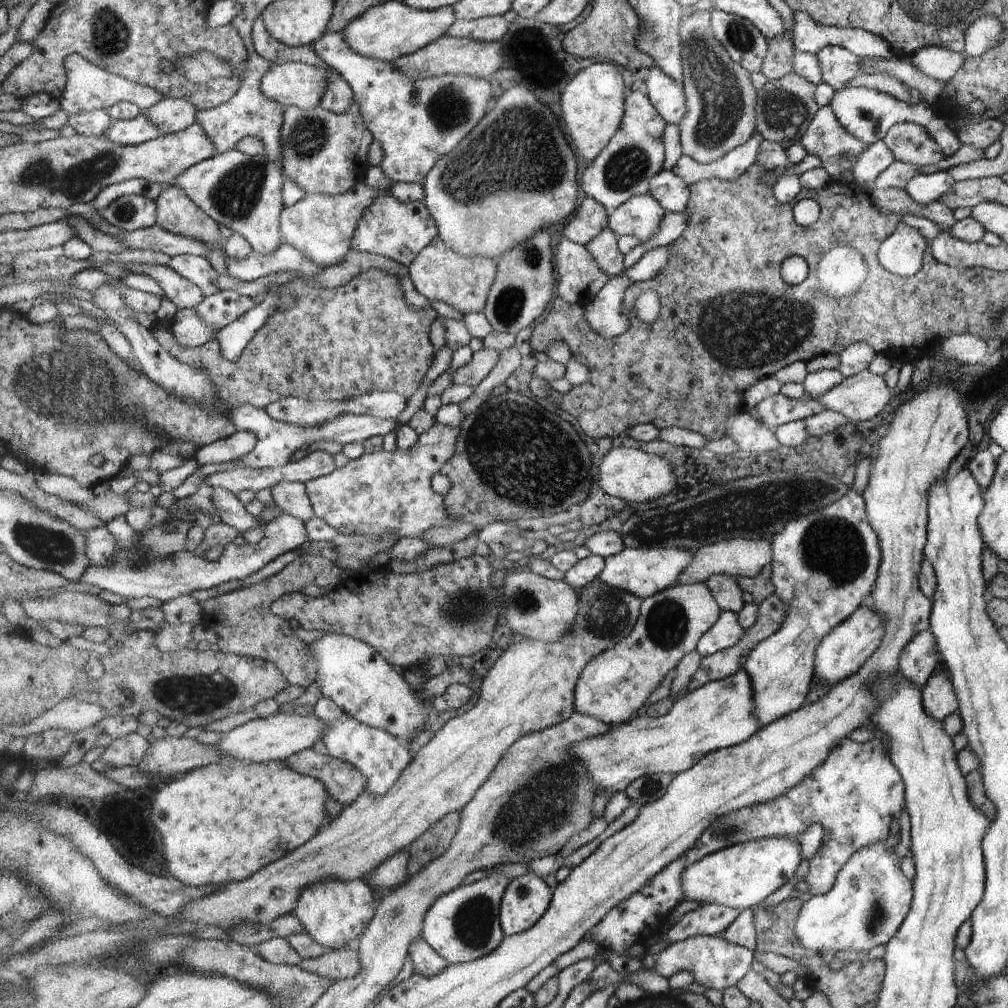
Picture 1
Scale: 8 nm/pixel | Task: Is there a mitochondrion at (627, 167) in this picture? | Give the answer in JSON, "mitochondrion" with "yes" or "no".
{"mitochondrion":"yes"}

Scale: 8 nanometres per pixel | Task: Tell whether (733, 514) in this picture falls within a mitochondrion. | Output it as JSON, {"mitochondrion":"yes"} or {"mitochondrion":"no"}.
{"mitochondrion":"yes"}

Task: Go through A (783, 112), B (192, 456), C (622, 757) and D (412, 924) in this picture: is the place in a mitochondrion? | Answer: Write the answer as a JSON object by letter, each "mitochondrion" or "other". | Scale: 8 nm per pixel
{"A":"mitochondrion","B":"other","C":"other","D":"other"}

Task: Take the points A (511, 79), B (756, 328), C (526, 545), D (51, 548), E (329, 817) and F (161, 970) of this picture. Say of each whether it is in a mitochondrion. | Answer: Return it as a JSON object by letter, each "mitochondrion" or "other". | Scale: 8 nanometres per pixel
{"A":"other","B":"mitochondrion","C":"other","D":"mitochondrion","E":"other","F":"other"}

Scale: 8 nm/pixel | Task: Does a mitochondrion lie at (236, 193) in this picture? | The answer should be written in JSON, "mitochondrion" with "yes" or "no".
{"mitochondrion":"yes"}

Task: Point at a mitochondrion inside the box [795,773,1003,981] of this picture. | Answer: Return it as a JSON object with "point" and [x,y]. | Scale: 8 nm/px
{"point":[875,919]}

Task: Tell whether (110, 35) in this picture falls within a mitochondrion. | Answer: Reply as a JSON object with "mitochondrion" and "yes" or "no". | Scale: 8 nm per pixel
{"mitochondrion":"yes"}

